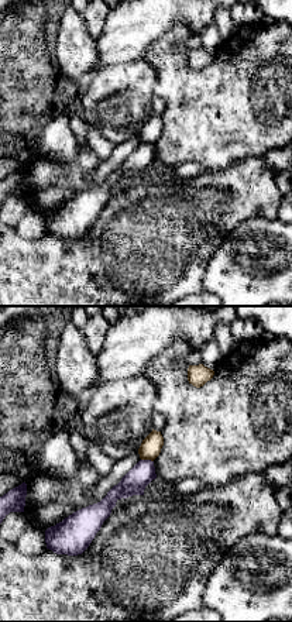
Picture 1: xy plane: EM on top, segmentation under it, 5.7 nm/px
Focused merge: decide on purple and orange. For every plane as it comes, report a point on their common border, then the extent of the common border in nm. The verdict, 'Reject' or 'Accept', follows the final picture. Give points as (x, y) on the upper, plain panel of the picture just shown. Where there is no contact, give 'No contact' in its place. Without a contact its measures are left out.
Touches purple at (147, 144). Shared border 70 nm

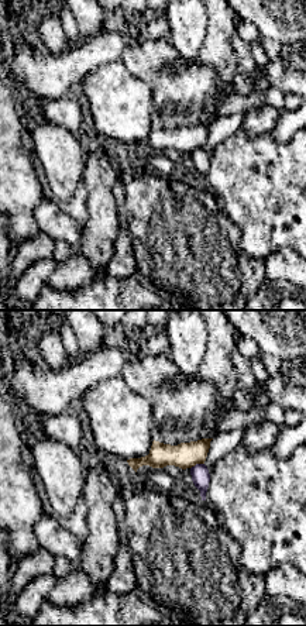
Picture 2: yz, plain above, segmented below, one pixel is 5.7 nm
Touches purple at (196, 148). Shared border 90 nm

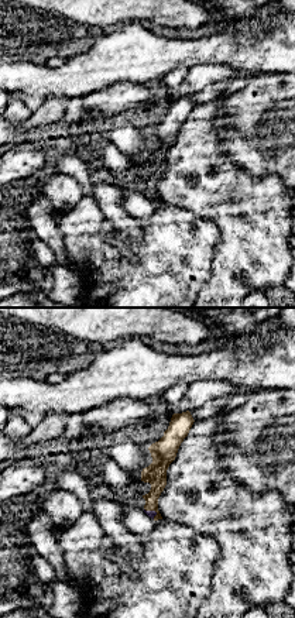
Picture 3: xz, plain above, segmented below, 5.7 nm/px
Touches purple at (153, 195). Shared border 90 nm

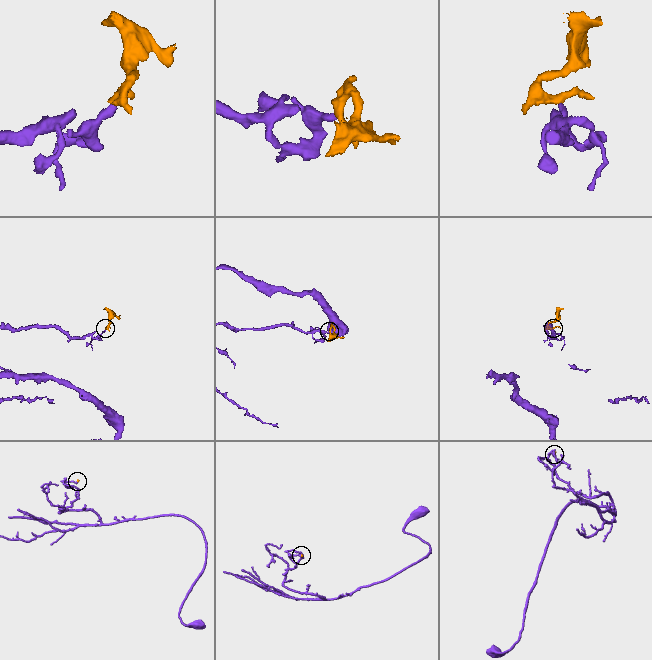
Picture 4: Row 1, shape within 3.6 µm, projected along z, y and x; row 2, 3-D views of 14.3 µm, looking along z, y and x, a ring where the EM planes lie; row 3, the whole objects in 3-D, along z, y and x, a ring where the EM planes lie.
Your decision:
Reject

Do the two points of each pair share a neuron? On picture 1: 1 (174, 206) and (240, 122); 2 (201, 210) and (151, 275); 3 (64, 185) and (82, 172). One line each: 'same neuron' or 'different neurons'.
1: different neurons
2: same neuron
3: same neuron

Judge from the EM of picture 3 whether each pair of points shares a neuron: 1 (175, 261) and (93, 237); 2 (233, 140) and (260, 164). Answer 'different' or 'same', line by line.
1: same
2: same

